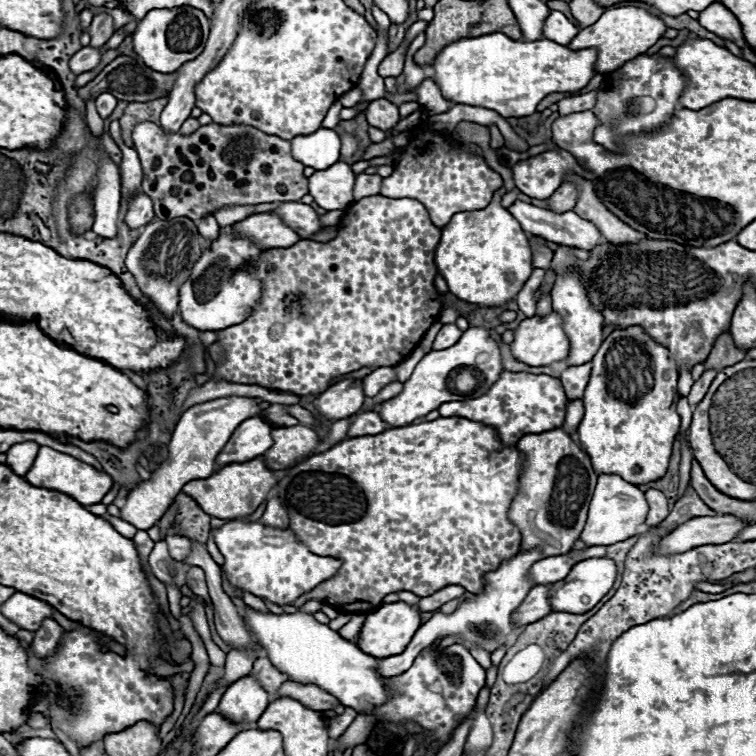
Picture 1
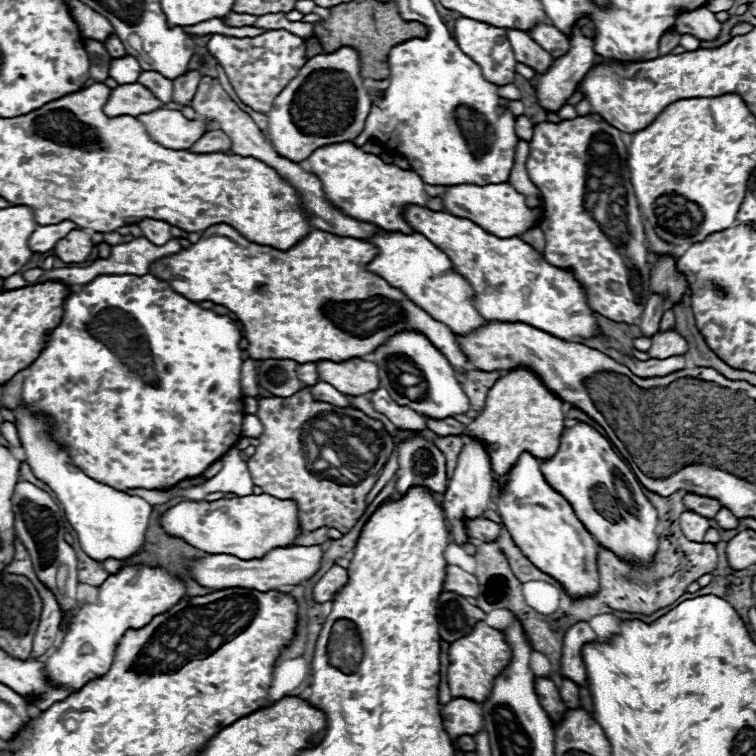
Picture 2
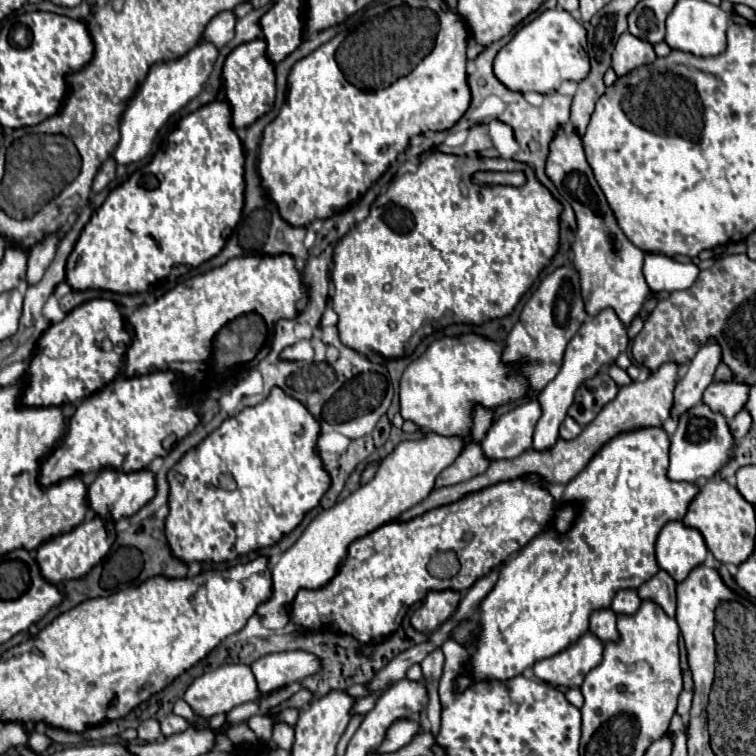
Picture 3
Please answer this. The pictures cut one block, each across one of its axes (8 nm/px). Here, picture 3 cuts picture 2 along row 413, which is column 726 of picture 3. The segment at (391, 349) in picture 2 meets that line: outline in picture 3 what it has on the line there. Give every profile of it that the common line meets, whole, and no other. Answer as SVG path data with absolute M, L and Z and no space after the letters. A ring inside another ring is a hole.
M704 402L698 406L692 406L692 410L686 410L678 418L678 428L670 438L670 466L668 466L668 478L676 482L694 482L700 476L710 478L712 474L720 472L730 460L732 460L732 450L736 446L736 440L732 438L728 420L720 412L708 410ZM706 418L710 424L706 424ZM714 422L714 424L712 424Z

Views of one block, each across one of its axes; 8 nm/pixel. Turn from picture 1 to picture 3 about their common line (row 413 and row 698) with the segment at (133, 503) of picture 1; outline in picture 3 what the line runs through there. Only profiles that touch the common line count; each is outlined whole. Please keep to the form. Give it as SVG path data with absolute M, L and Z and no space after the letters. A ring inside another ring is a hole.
M227 663L216 670L210 670L206 674L202 674L200 678L196 678L192 682L192 686L186 690L184 700L192 706L192 710L200 716L214 716L214 714L222 714L222 712L230 712L234 706L240 706L244 702L252 702L258 700L262 694L256 686L256 678L252 674L250 666L238 663Z

